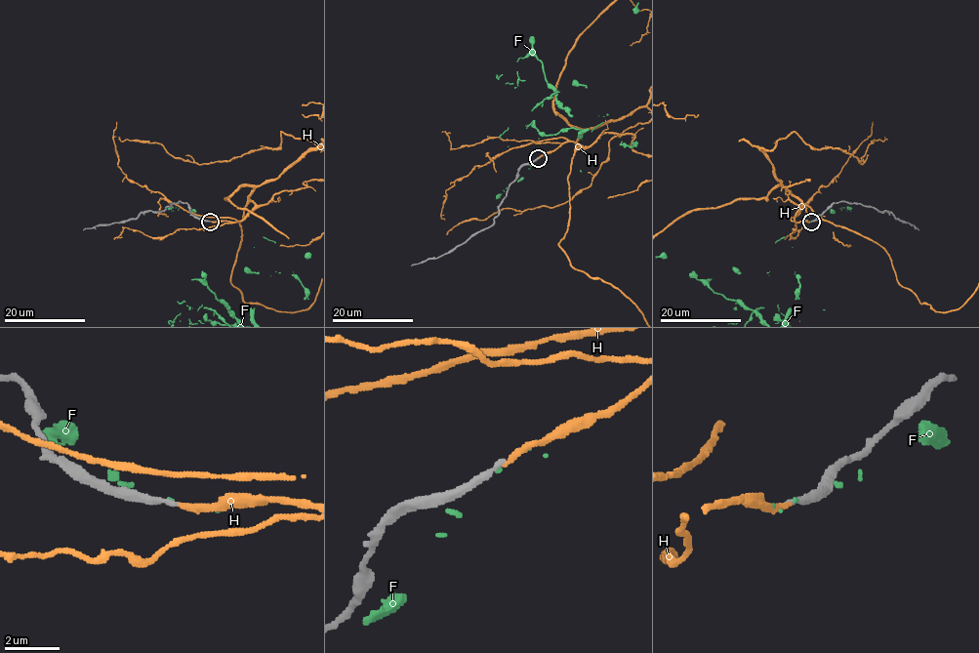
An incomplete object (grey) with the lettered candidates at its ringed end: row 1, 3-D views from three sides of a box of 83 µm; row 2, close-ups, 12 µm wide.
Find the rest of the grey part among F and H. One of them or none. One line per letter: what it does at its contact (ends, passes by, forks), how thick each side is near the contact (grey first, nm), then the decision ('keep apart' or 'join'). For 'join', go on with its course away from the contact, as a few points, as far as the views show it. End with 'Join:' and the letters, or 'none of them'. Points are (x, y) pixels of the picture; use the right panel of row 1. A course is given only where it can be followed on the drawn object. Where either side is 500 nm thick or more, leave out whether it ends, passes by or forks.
F: it ends | 280/60 nm | keep apart
H: it ends | 200/220 nm | join
Join: H

